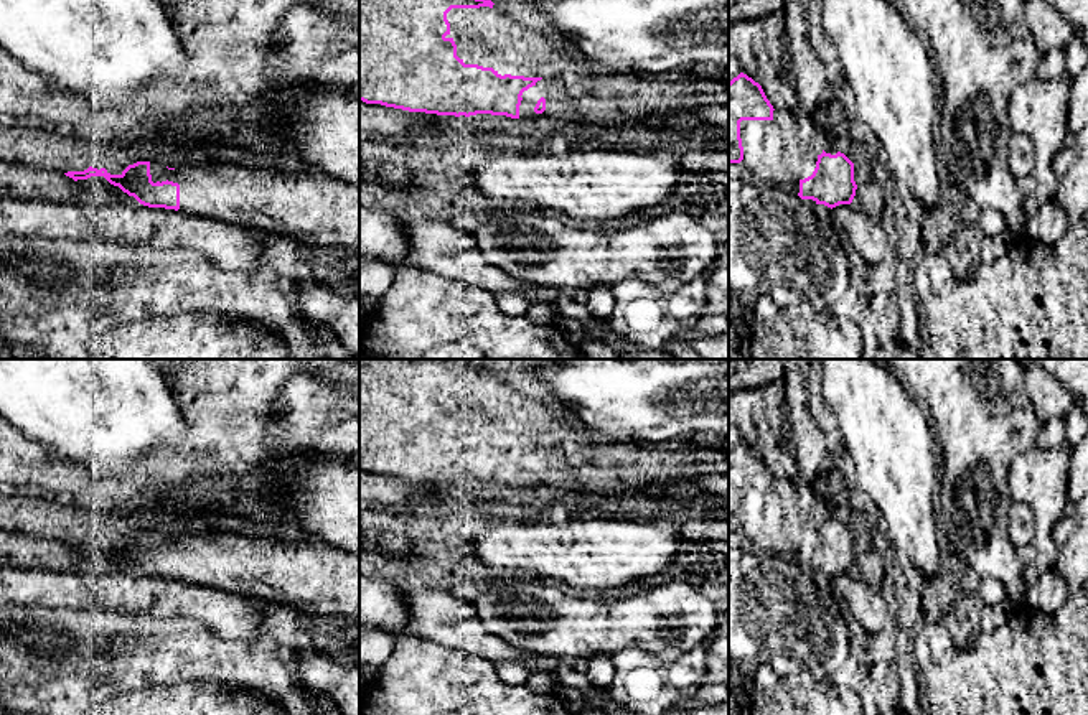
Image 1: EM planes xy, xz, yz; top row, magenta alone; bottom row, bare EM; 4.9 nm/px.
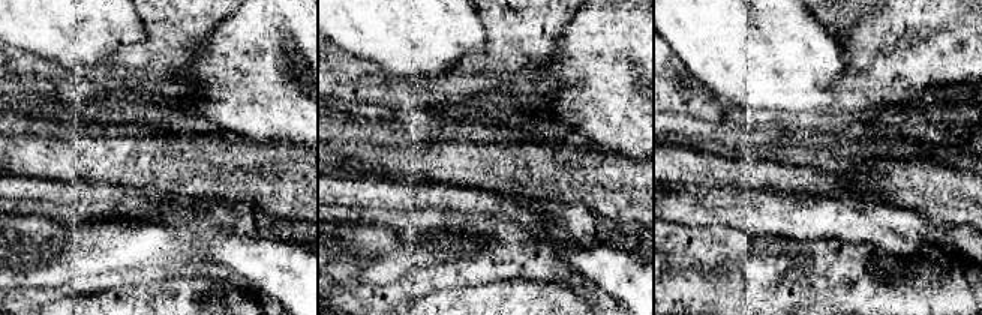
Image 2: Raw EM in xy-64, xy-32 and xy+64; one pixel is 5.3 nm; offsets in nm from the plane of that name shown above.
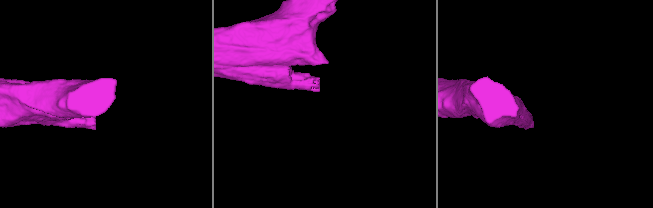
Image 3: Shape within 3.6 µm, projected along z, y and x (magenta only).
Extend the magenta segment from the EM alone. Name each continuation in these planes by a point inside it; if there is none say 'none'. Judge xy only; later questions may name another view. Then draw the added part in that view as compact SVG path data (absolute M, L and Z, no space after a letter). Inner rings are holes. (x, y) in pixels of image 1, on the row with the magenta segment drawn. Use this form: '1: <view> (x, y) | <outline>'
1: xy (317, 213) | M150 161L152 181L180 185L180 213L279 232L293 239L302 249L336 247L341 254L359 257L359 185L333 176L318 178L307 171L241 166L232 163L180 165L168 170Z

